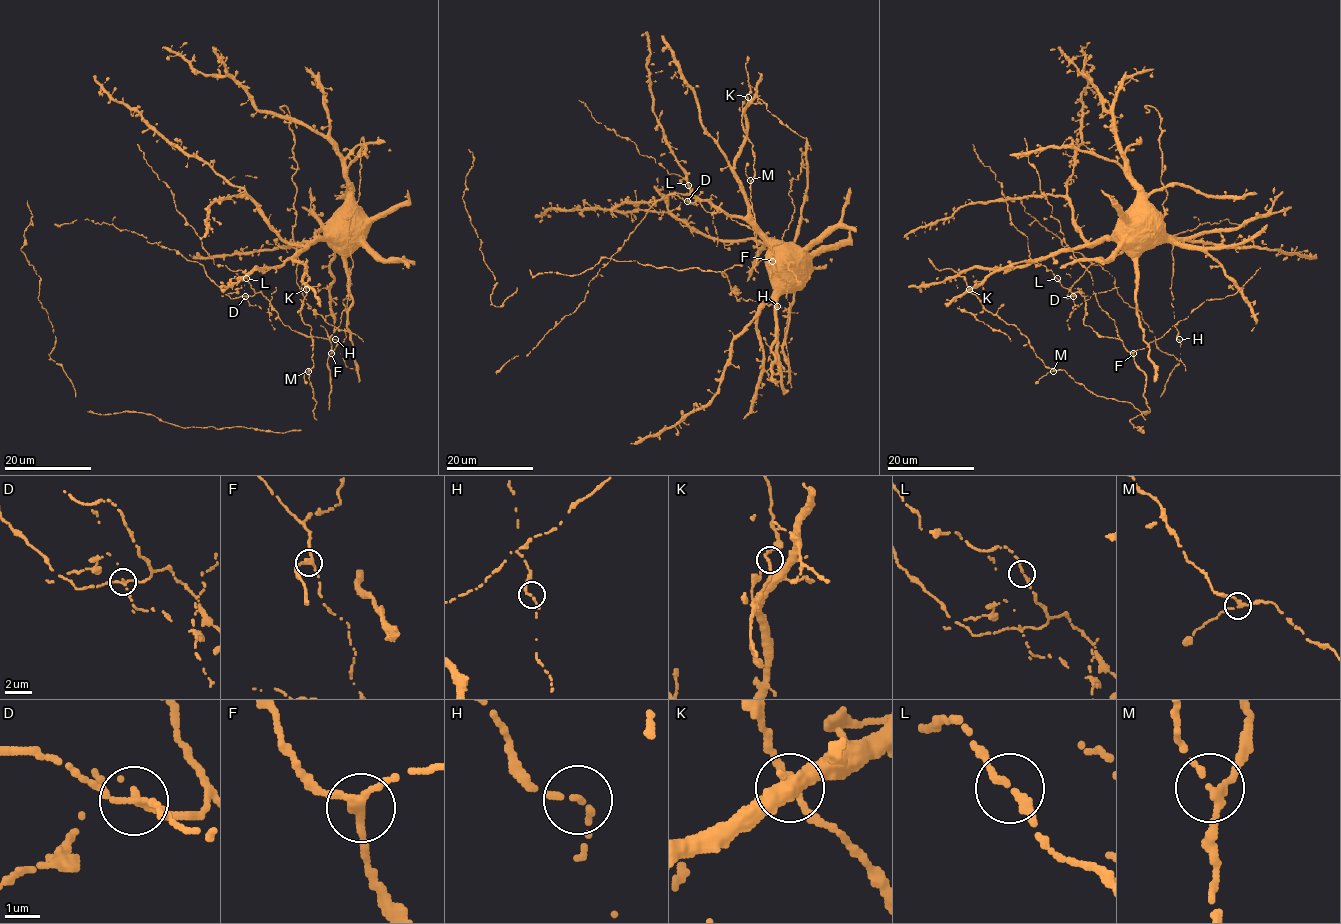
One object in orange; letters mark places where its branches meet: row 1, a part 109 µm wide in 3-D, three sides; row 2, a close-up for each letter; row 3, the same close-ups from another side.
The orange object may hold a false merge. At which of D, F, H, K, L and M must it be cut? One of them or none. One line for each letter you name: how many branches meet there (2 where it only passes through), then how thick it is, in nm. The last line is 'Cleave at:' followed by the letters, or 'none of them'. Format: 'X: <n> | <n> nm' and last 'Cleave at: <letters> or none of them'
D: 3 | 180 nm
Cleave at: D

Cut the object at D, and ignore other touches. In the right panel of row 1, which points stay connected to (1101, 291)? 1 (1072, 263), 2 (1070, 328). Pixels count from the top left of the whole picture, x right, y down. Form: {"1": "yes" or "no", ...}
{"1": "no", "2": "yes"}

